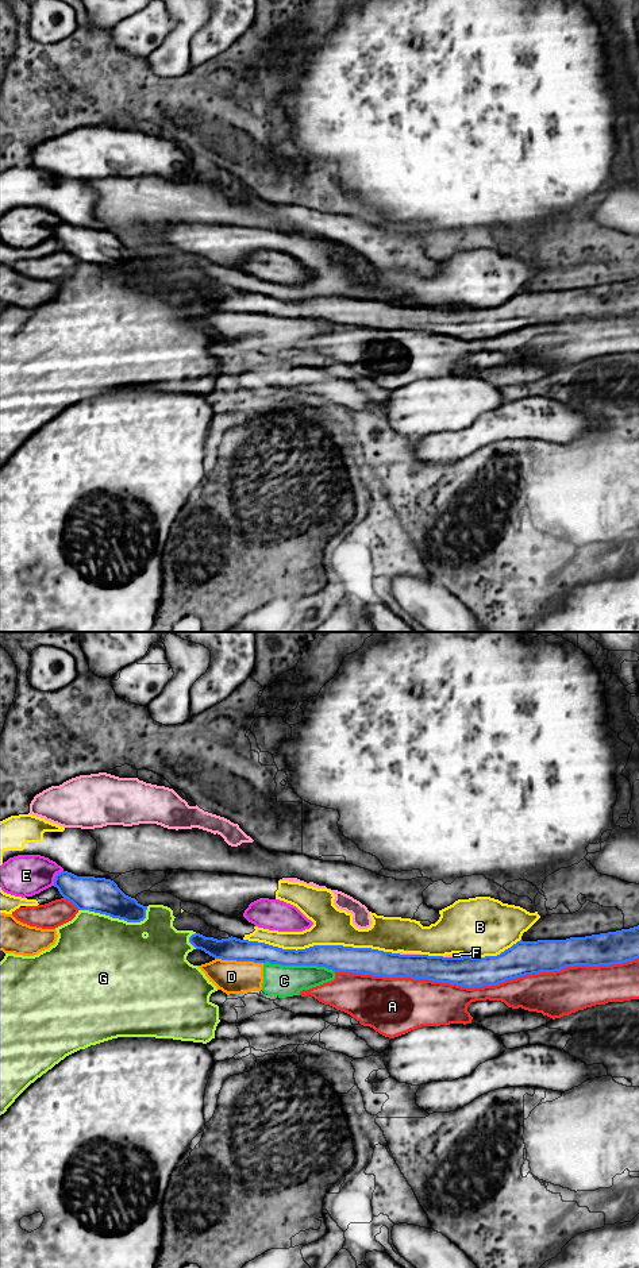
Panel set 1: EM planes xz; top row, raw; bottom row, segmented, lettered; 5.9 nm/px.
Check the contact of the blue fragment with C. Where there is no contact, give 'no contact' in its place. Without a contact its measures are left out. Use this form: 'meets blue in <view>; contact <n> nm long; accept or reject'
meets blue in xz; contact 420 nm long; reject

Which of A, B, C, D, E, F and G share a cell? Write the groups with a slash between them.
A / B / C D / E / F / G

